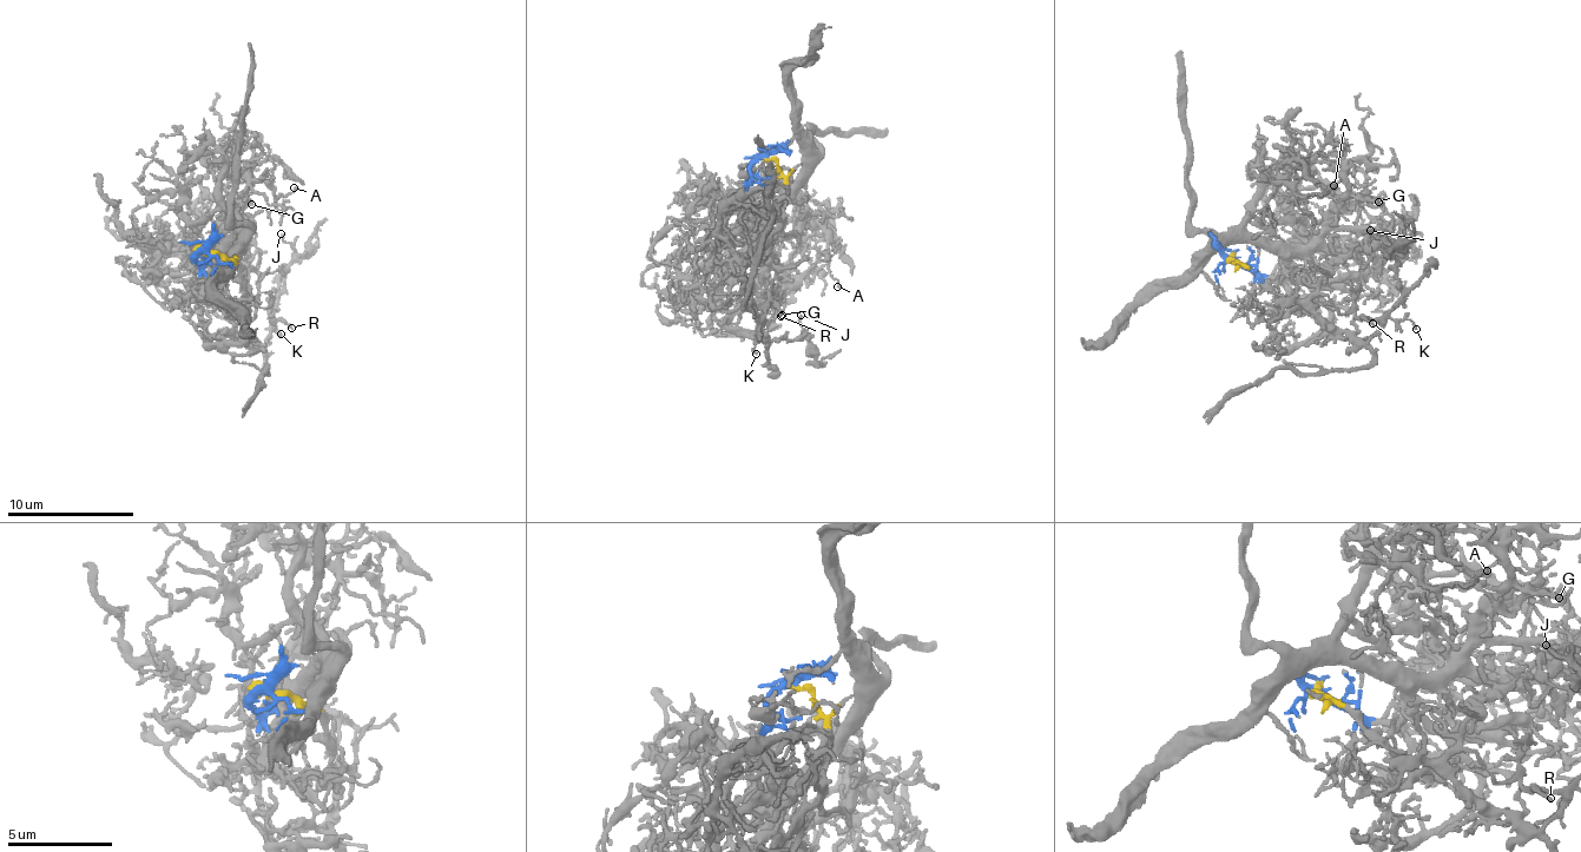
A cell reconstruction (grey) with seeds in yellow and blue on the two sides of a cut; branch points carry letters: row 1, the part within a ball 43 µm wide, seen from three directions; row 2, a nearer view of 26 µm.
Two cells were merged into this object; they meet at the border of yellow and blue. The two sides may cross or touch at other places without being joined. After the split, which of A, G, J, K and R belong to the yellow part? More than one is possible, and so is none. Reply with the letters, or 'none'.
J, K, R

